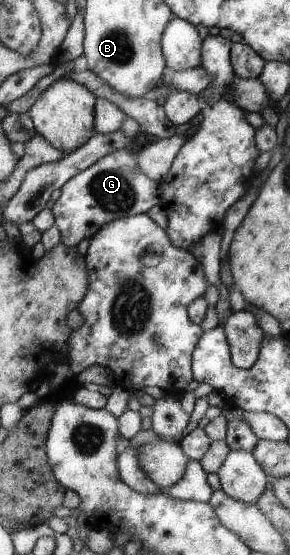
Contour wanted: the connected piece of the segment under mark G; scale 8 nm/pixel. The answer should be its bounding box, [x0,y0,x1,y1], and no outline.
[51,148,159,247]

